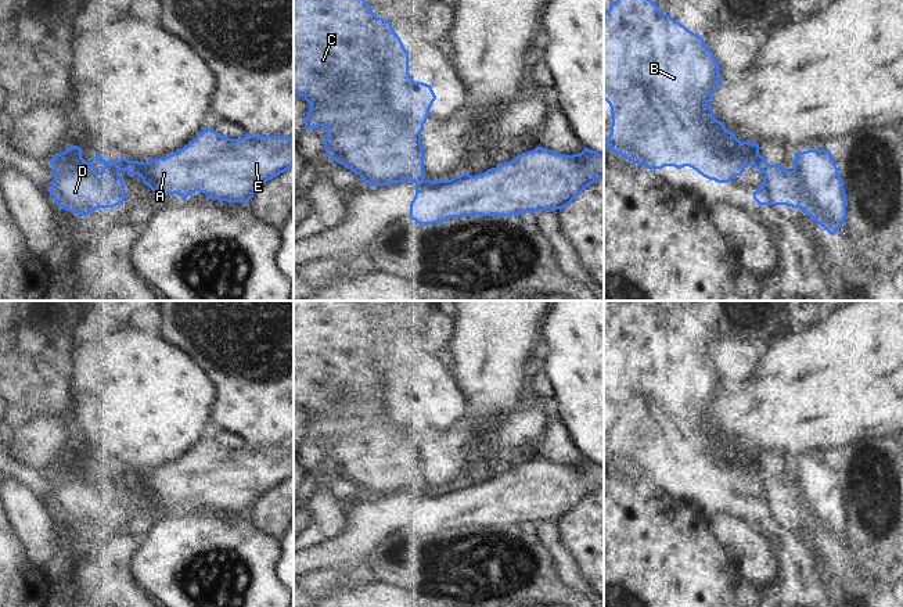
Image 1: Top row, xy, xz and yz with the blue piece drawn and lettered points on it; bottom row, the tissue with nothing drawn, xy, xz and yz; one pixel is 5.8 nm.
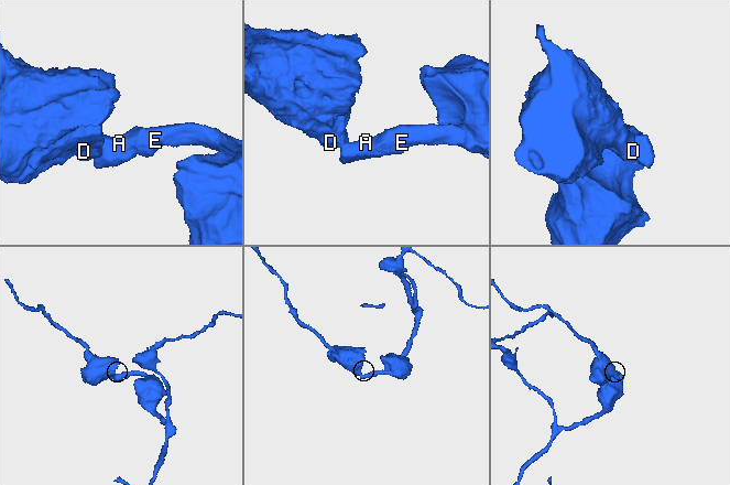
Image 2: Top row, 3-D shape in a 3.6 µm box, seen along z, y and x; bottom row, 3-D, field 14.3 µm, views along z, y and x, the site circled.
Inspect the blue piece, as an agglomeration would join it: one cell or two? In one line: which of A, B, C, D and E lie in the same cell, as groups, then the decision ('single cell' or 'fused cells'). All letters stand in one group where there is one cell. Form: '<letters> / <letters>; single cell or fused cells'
A E / B C D; fused cells

